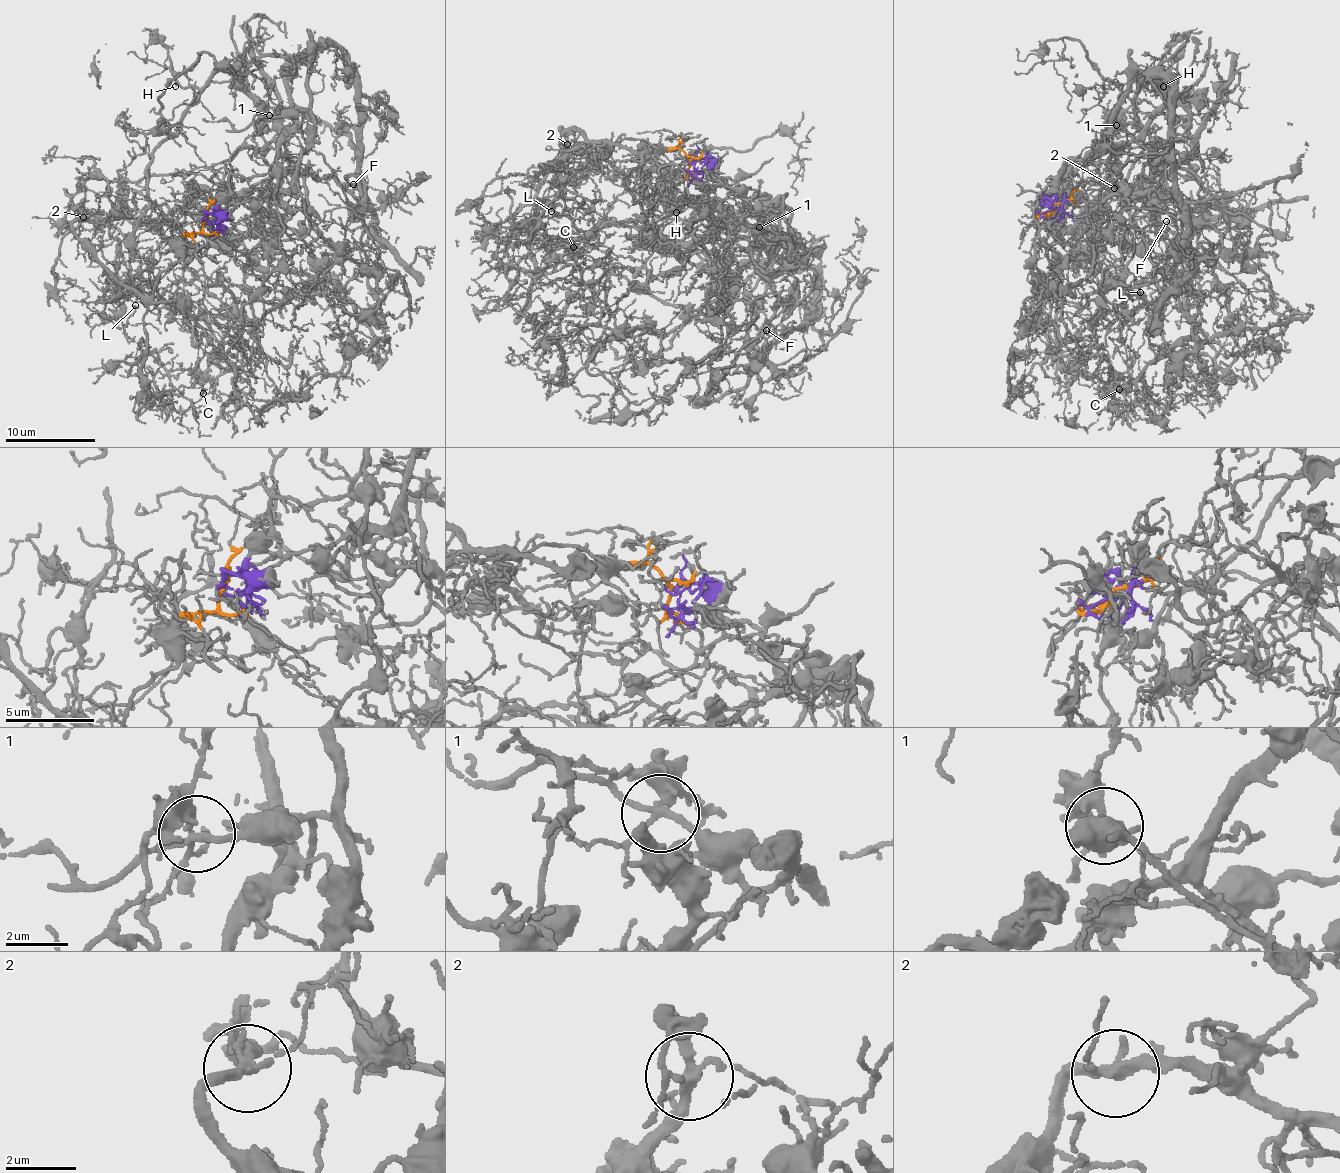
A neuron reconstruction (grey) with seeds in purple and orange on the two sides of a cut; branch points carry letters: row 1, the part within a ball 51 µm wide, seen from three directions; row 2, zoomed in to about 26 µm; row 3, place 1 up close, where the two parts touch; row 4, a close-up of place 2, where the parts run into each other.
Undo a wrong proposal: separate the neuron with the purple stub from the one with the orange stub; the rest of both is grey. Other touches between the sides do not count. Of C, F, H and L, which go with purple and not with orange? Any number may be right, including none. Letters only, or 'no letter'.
F, H

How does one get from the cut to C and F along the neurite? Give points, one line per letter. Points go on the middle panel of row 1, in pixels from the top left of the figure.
C: (689, 160), (682, 150), (630, 138), (563, 158), (559, 195), (541, 216), (546, 233), (573, 247)
F: (689, 160), (705, 160), (743, 207), (704, 235), (712, 280), (733, 284), (712, 367), (756, 366), (765, 329)

